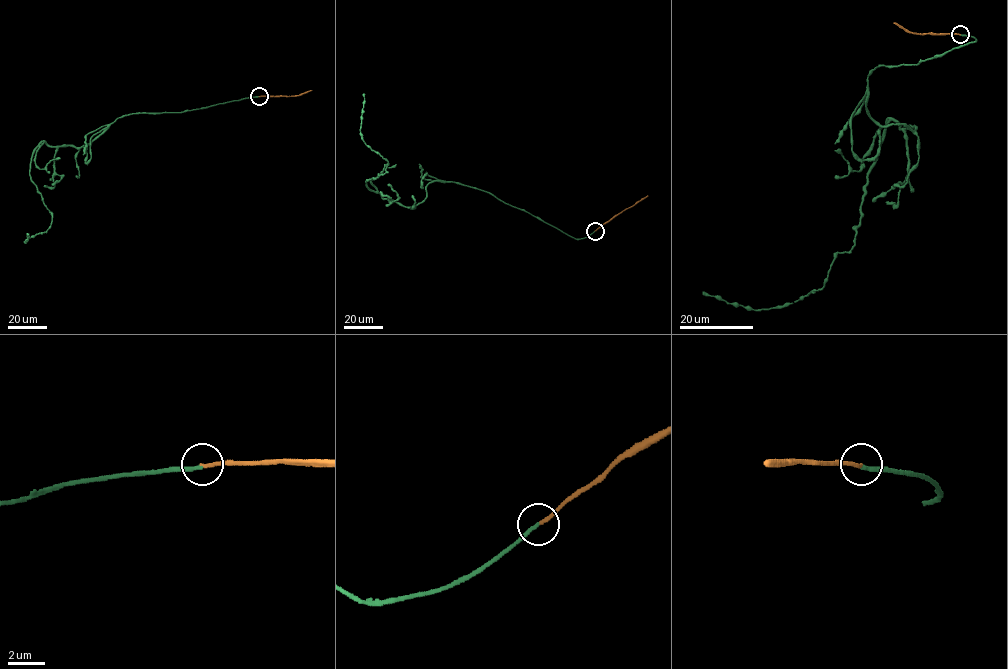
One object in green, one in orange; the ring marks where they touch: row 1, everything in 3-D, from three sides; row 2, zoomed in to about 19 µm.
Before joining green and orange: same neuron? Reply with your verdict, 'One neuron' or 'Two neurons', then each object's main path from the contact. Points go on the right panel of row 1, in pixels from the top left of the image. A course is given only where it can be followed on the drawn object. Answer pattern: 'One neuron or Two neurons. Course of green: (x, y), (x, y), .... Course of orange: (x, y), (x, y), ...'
One neuron. Course of green: (960, 34), (976, 41), (868, 75), (867, 114), (914, 130), (890, 120), (820, 289), (747, 310), (703, 291). Course of orange: (960, 34), (913, 33), (893, 22)

